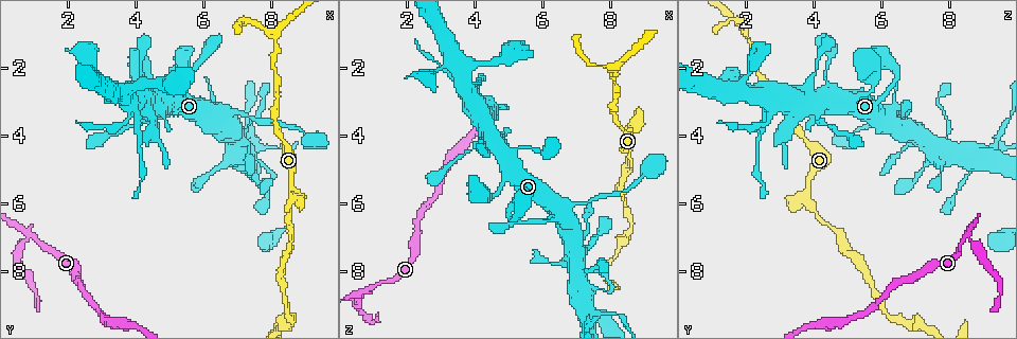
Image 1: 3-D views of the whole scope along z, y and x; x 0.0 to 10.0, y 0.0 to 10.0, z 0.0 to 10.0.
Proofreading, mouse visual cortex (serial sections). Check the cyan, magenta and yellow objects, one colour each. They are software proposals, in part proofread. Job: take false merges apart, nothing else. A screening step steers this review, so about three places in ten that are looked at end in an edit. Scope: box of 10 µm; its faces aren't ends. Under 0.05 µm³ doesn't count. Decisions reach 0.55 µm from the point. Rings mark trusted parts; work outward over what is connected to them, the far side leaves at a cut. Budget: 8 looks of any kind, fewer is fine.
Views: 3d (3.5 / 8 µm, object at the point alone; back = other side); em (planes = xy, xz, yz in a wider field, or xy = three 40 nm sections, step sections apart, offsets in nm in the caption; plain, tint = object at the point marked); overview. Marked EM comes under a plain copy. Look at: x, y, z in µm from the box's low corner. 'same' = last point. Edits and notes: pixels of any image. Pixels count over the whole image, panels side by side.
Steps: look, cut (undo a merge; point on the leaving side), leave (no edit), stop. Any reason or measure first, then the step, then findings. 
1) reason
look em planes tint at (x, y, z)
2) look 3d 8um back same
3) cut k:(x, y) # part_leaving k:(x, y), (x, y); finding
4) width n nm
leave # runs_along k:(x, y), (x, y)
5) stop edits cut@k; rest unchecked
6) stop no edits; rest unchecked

look 3d 3.5um back at (0.90, 6.95, 8.60)

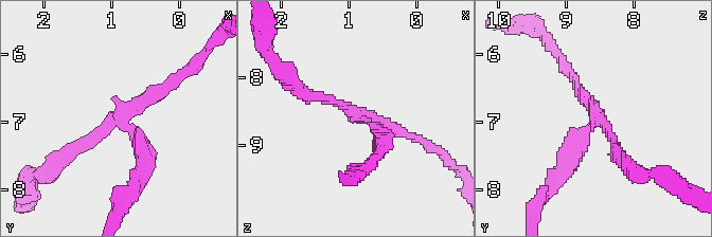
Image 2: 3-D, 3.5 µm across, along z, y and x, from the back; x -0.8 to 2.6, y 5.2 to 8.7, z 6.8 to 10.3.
arms 3; arm_widths 200, 200, 250 nm
look em xy step 5 tint at (0.90, 7.00, 8.55)

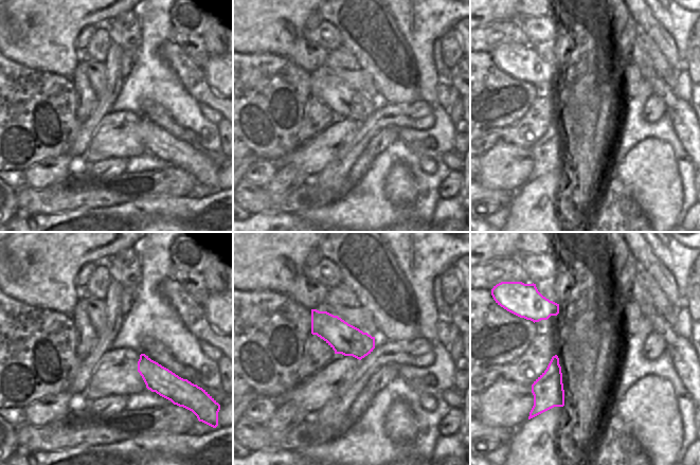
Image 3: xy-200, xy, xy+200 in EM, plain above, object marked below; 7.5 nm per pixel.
cut 2:(142, 142) # part_leaving 2:(128, 127), (145, 172), (119, 205); two cells meet here

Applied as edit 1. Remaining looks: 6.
look overview

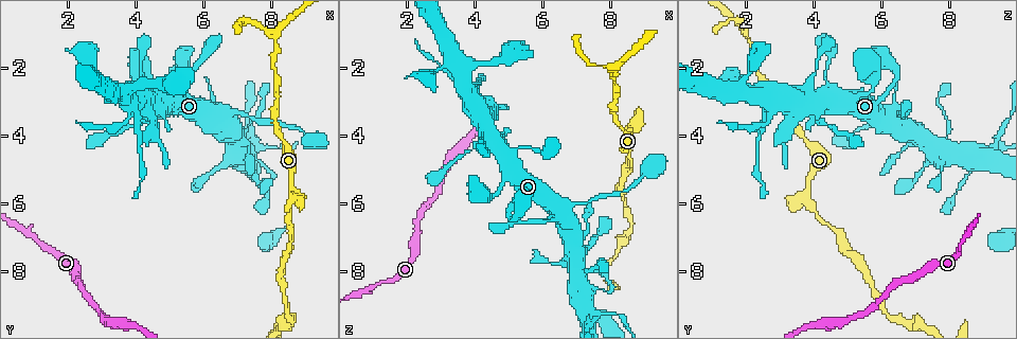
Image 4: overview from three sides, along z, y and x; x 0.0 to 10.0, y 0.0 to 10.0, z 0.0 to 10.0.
four-way junction
look 3d 3.5um at (7.40, 4.35, 9.30)

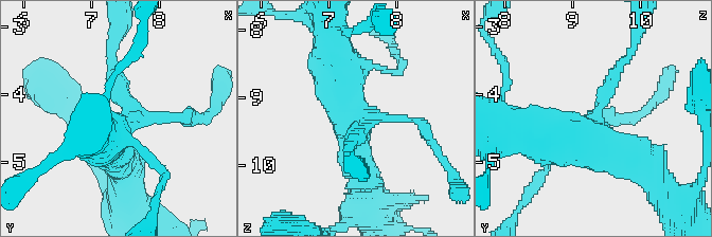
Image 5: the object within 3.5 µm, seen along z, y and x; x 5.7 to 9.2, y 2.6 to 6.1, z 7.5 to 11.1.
arms 4; arm_widths 100, 200, 450, 600 nm; now the EM
look em xy step 3 tint at (7.50, 4.40, 9.35)

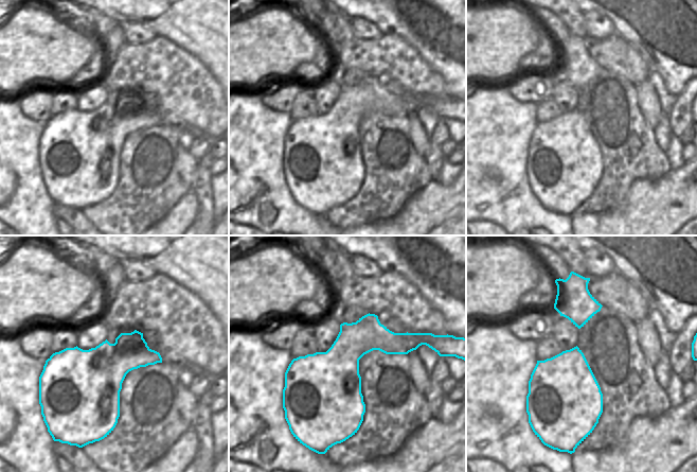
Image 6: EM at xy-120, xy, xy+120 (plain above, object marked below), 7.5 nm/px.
look em xy step 1 tint same

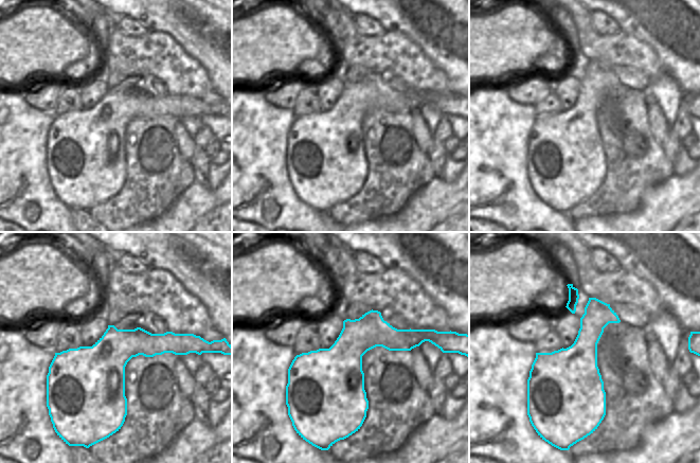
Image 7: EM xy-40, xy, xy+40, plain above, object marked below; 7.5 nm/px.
leave # continuous, no second cell

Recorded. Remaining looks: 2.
arms part here
look 3d 3.5um at (8.05, 0.95, 2.05)

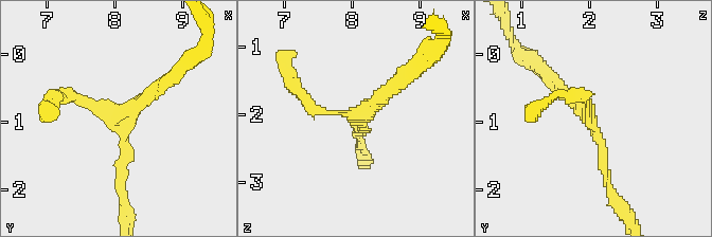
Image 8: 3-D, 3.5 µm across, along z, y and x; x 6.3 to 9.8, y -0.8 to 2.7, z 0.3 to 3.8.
look em xy step 1 tint at (8.10, 0.95, 2.00)

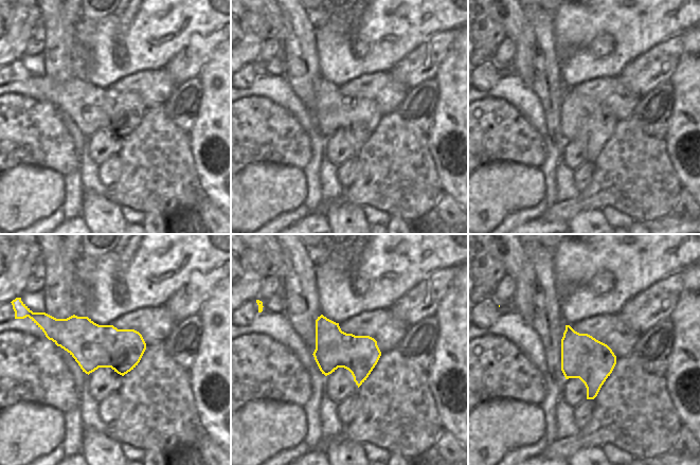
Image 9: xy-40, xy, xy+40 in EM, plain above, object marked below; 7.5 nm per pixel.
width 300 nm
leave # runs_along 8:(610, 188), (593, 124), (553, 78); one cell here

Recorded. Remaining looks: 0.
stop edits cut@2; rest unchecked

